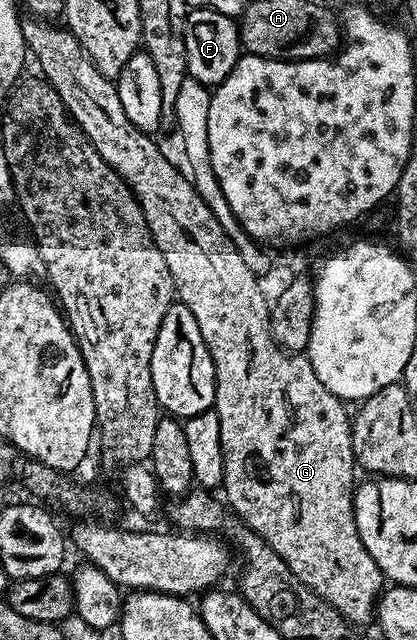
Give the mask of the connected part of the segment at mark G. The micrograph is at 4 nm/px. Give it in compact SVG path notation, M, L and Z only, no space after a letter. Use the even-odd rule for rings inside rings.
M25 16L21 18L21 31L25 37L28 53L32 57L33 54L37 57L37 62L41 65L42 70L40 70L40 73L52 84L55 92L59 92L69 117L85 133L87 140L95 148L95 152L99 152L99 156L103 156L107 165L129 185L130 192L137 197L143 216L147 220L147 228L151 232L159 252L163 252L163 260L167 260L167 268L171 268L171 280L176 297L187 308L191 308L191 316L195 316L195 324L199 324L199 332L203 332L203 340L207 344L207 352L211 356L215 368L215 384L217 385L215 409L219 416L223 468L225 469L223 479L225 494L223 493L223 498L228 509L240 518L246 526L250 526L283 559L287 568L291 568L291 572L297 577L297 581L302 582L304 586L311 587L319 596L323 596L323 600L327 600L327 604L335 607L347 621L354 624L372 623L375 618L377 600L383 593L387 579L381 573L379 564L375 564L375 560L371 560L371 552L367 552L367 548L363 548L363 540L359 540L359 532L355 524L355 512L353 511L353 492L355 489L355 481L353 482L353 470L355 471L353 428L350 411L345 411L346 403L342 399L336 398L323 384L323 380L319 380L319 376L315 376L315 368L311 368L305 354L289 354L278 346L277 341L273 338L273 329L269 327L271 302L270 299L265 299L265 294L261 291L260 284L257 283L258 275L245 263L239 248L235 248L235 244L231 244L231 236L227 236L227 232L223 232L223 224L219 224L219 220L215 220L215 212L211 212L211 208L207 208L203 196L199 196L199 192L193 187L192 181L184 173L181 175L173 167L172 160L149 139L152 137L146 131L135 128L135 124L131 124L131 120L127 120L127 112L123 112L123 103L119 101L119 92L114 79L103 76L103 72L99 72L99 68L95 68L95 64L79 44L79 40L75 40L73 33L64 25L45 21L44 18Z

